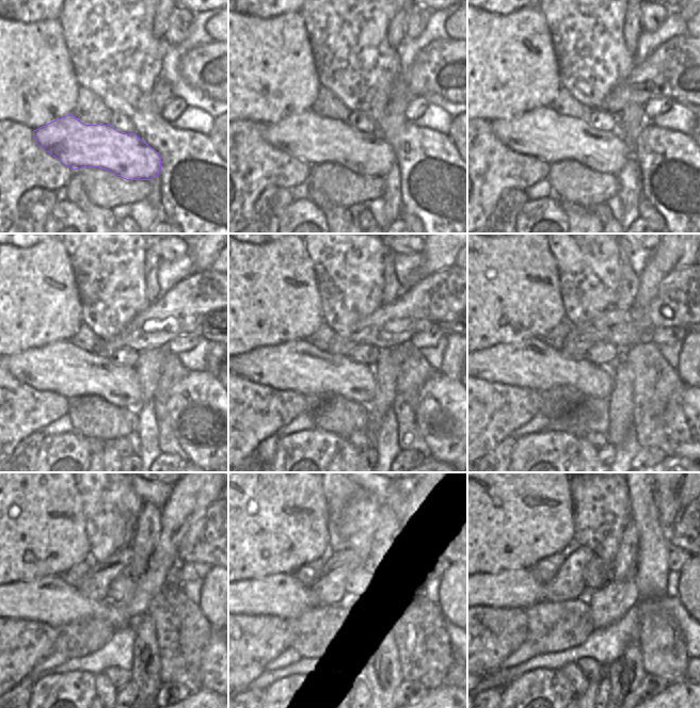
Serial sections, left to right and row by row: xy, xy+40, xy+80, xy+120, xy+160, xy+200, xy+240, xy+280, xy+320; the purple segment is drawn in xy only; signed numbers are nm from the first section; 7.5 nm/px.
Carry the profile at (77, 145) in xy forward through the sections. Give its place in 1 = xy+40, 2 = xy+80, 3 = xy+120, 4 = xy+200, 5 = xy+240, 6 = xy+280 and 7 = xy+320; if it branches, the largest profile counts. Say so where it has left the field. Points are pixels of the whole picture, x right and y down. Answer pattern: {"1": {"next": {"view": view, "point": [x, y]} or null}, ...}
{"1": {"next": {"view": "xy+40", "point": [307, 137]}}, "2": {"next": {"view": "xy+80", "point": [543, 133]}}, "3": {"next": {"view": "xy+120", "point": [60, 367]}}, "4": {"next": {"view": "xy+200", "point": [531, 364]}}, "5": {"next": {"view": "xy+240", "point": [50, 600]}}, "6": {"next": {"view": "xy+280", "point": [282, 595]}}, "7": {"next": {"view": "xy+320", "point": [510, 589]}}}

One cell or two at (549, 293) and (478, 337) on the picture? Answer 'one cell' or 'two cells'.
one cell

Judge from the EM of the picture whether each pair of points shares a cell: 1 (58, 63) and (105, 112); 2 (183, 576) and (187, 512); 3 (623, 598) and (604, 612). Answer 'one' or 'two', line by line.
1: two
2: two
3: one

